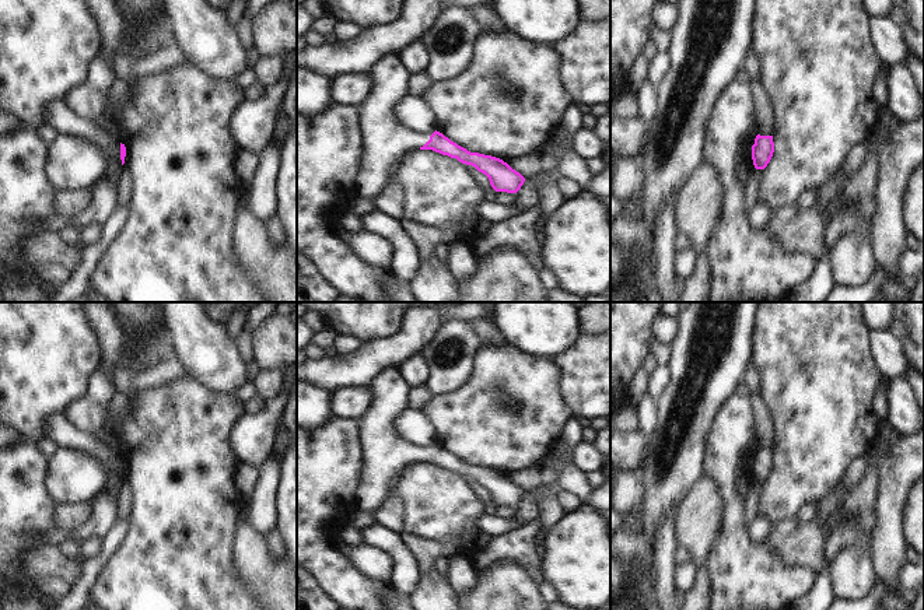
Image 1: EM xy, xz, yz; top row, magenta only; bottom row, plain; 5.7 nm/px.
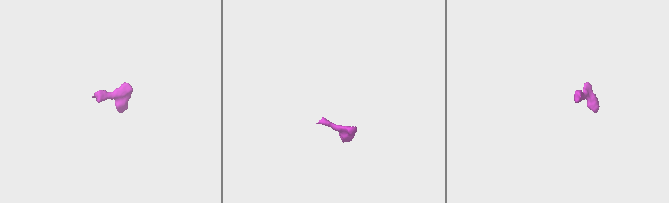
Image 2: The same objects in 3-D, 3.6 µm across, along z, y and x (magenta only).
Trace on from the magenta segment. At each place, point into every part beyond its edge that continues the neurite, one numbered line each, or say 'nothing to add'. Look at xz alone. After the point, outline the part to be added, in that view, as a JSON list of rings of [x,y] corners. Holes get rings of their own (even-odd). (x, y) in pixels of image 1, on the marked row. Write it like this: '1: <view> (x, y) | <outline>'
1: xz (384, 140) | [[[385,55],[367,71],[371,78],[371,91],[361,102],[360,132],[363,134],[363,155],[356,186],[360,197],[375,197],[392,180],[389,166],[405,154],[423,147],[430,136],[416,133],[399,125],[393,116],[395,105],[406,95],[410,74],[403,69],[396,55]]]

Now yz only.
nothing to add

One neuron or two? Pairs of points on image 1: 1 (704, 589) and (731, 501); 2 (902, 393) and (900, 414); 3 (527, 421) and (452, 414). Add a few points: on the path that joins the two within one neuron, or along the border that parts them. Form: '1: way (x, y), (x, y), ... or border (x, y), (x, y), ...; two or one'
1: border (711, 546), (707, 554), (709, 595); two
2: way (902, 399), (902, 409); one
3: way (508, 421), (471, 421); one

